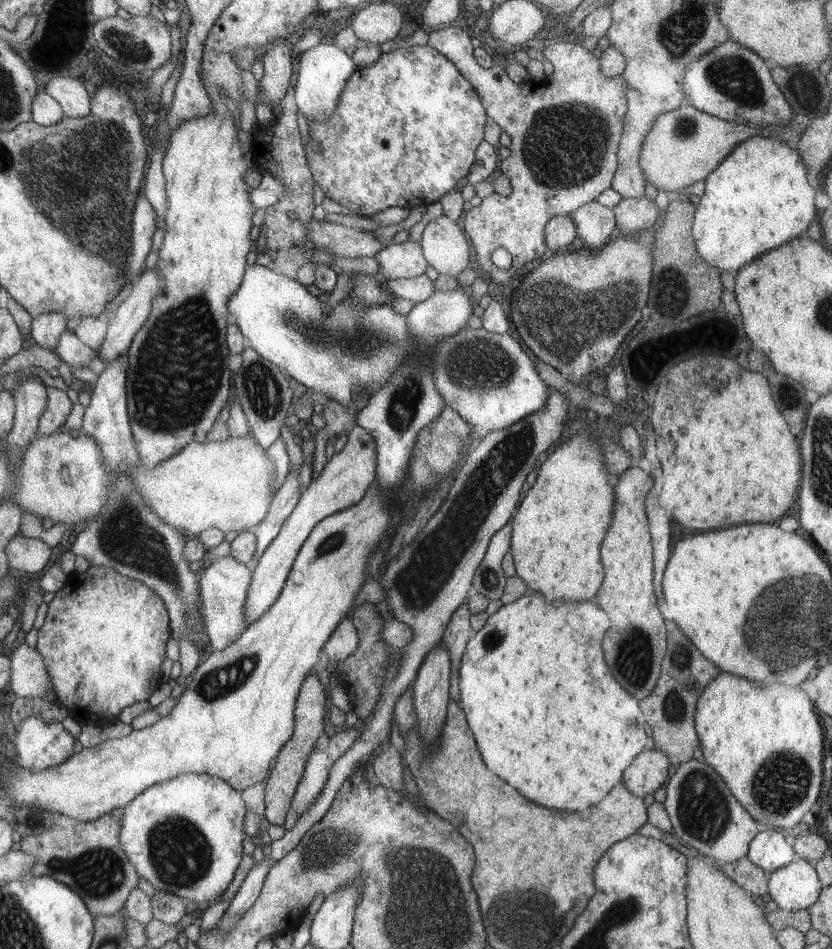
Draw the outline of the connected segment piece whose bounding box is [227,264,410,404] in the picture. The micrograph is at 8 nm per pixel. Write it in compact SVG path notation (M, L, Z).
M257 264L246 266L242 282L227 302L230 322L234 323L245 338L247 348L253 349L263 360L278 366L290 381L302 384L307 392L321 392L339 404L351 404L358 396L373 396L389 376L401 368L408 355L408 336L404 316L391 309L391 304L359 305L358 301L343 299L330 312L323 310L323 303L310 296L305 286L286 276Z

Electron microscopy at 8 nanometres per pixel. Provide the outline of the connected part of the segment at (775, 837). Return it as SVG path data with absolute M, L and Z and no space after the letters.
M769 828L753 836L746 857L751 864L772 873L777 868L789 864L795 858L795 854L779 830Z

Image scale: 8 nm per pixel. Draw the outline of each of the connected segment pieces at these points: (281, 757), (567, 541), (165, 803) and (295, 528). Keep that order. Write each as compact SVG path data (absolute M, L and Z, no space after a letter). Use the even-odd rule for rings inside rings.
M308 673L299 686L299 694L295 701L294 725L293 732L289 740L279 749L277 762L265 778L264 818L268 824L273 827L283 826L284 820L291 804L291 798L295 794L295 788L303 776L303 768L307 762L307 756L311 754L311 750L315 746L317 738L323 730L329 730L327 725L327 709L325 708L325 694L323 693L323 684L319 682L319 678L315 674Z
M587 427L555 448L536 468L533 485L517 506L515 516L510 518L512 530L509 551L516 575L530 592L539 593L547 602L589 600L597 592L599 582L603 582L604 570L599 560L599 542L611 520L611 502L615 506L614 477L610 478L607 474L599 442Z
M183 774L153 784L135 796L121 814L118 844L140 878L155 889L178 898L198 902L200 907L214 903L233 879L242 858L243 818L247 812L240 791L207 774Z
M354 426L340 440L338 448L327 461L319 476L302 491L293 512L287 516L287 520L283 522L277 536L271 540L269 546L259 556L257 564L252 570L251 582L249 582L245 604L243 604L245 624L250 625L255 622L277 600L295 555L305 538L309 536L313 526L322 518L359 502L374 478L375 444L373 444L373 438L363 428Z

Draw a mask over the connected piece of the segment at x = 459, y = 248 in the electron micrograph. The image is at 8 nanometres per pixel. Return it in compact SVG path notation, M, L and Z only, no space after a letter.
M445 216L427 222L419 244L425 263L440 275L456 278L469 264L469 244L456 222Z

